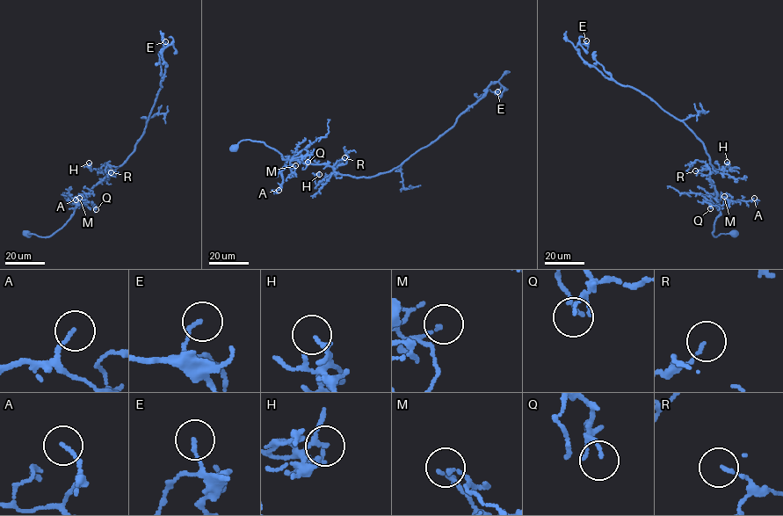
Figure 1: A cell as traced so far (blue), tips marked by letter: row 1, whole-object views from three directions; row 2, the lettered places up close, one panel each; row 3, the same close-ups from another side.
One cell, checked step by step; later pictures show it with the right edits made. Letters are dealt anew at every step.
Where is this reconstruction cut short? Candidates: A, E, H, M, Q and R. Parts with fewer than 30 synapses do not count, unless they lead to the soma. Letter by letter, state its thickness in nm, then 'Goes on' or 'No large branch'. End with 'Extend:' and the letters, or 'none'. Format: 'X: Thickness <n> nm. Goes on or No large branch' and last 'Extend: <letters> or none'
A: Thickness 110 nm. No large branch
E: Thickness 110 nm. No large branch
H: Thickness 130 nm. Goes on
M: Thickness 110 nm. No large branch
Q: Thickness 80 nm. No large branch
R: Thickness 100 nm. No large branch
Extend: H

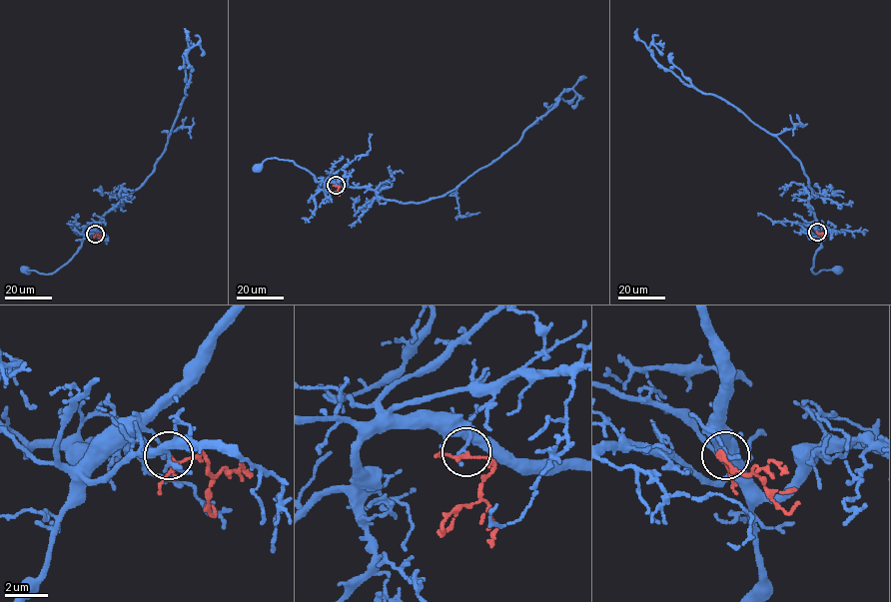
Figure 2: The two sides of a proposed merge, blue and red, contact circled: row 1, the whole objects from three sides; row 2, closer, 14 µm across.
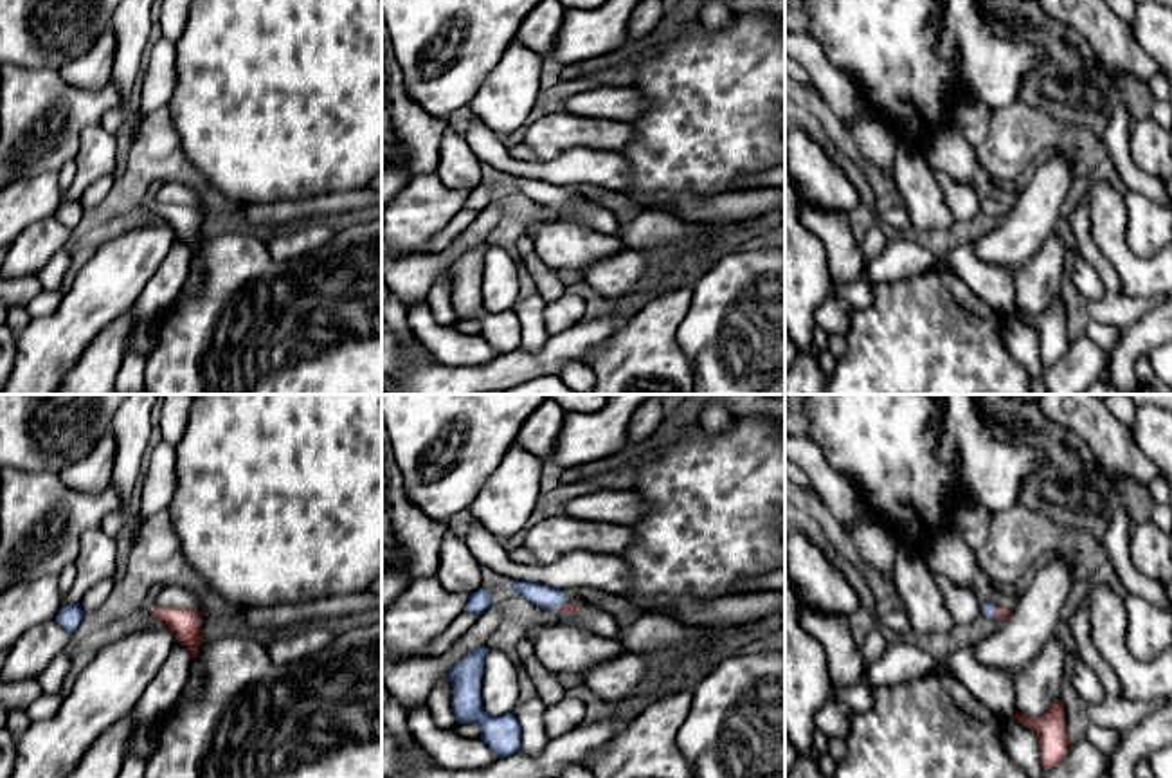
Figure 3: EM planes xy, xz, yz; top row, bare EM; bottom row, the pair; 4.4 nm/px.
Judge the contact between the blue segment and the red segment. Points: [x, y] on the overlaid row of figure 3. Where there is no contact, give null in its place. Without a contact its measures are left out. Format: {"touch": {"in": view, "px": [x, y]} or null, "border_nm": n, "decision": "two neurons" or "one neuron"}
{"touch": {"in": "yz", "px": [996, 611]}, "border_nm": 50, "decision": "one neuron"}

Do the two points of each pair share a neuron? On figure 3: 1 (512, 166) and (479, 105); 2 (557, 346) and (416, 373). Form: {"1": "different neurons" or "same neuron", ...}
{"1": "different neurons", "2": "same neuron"}

